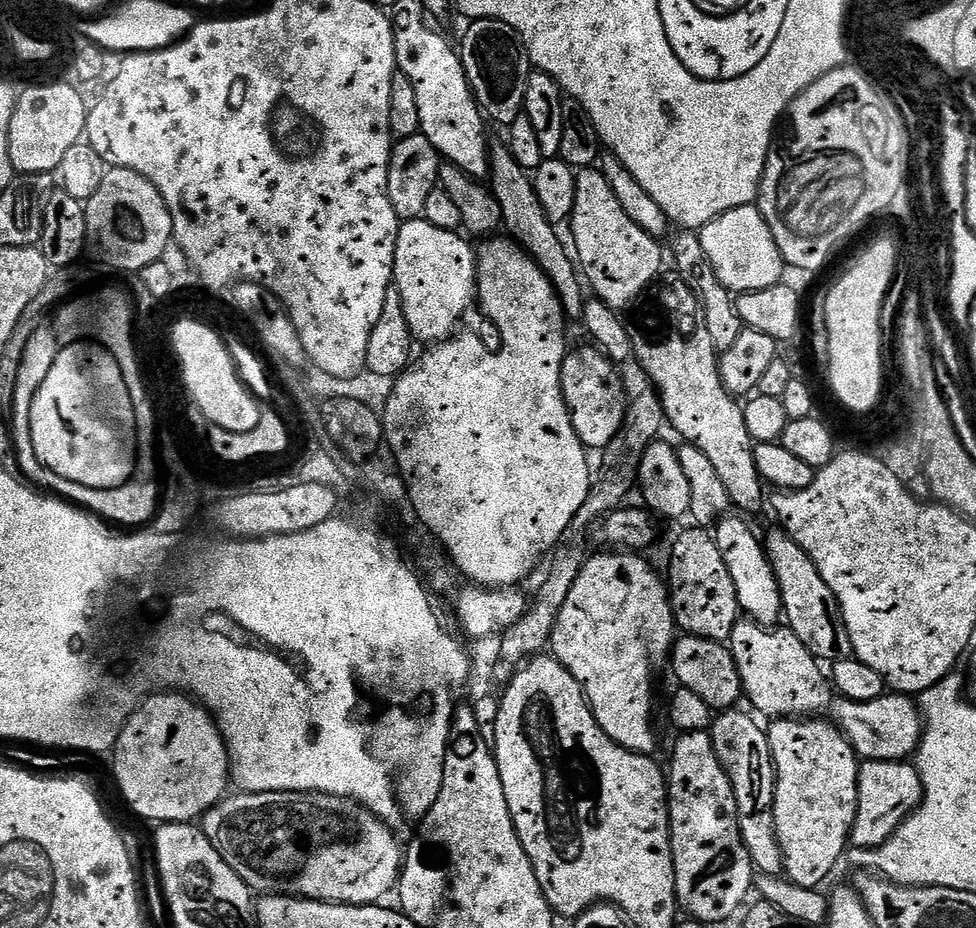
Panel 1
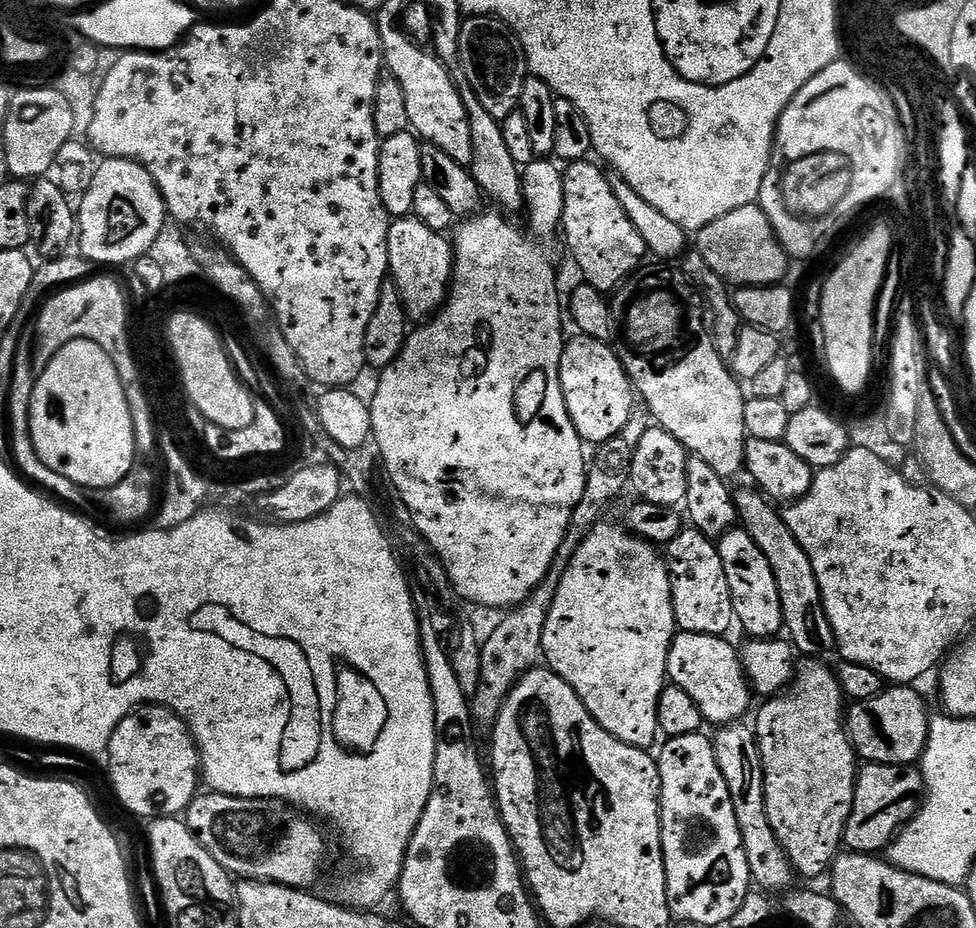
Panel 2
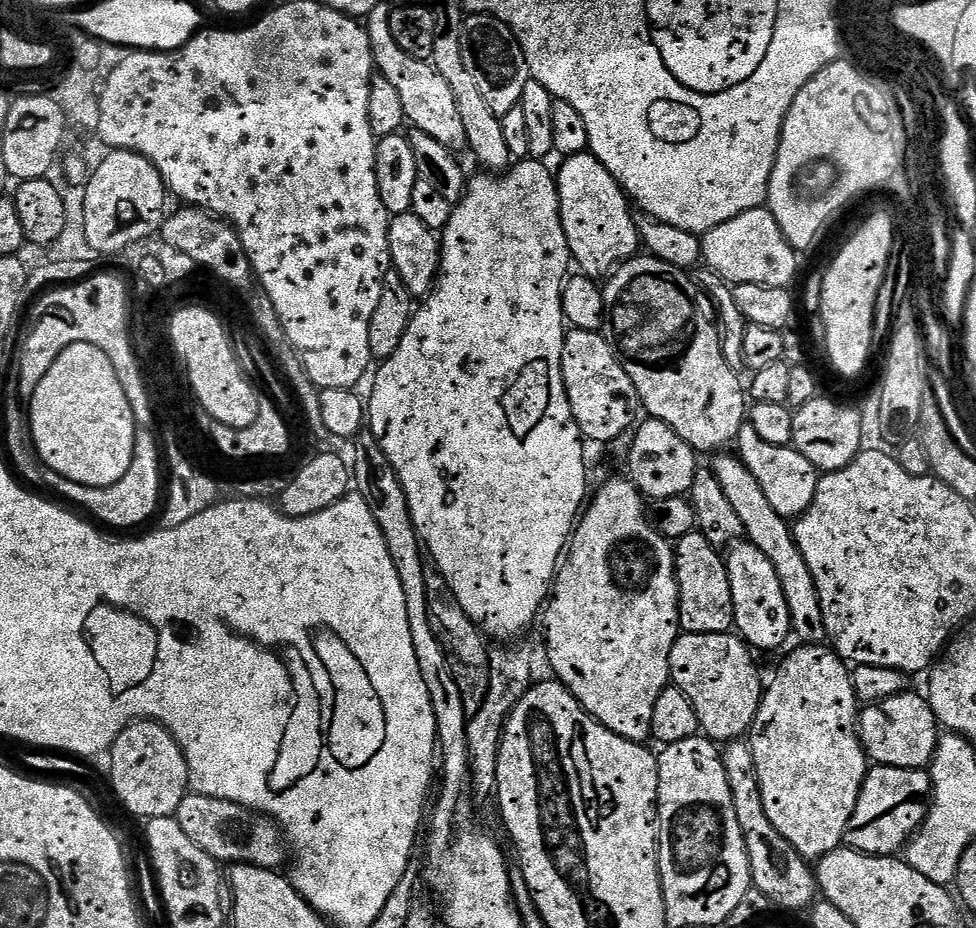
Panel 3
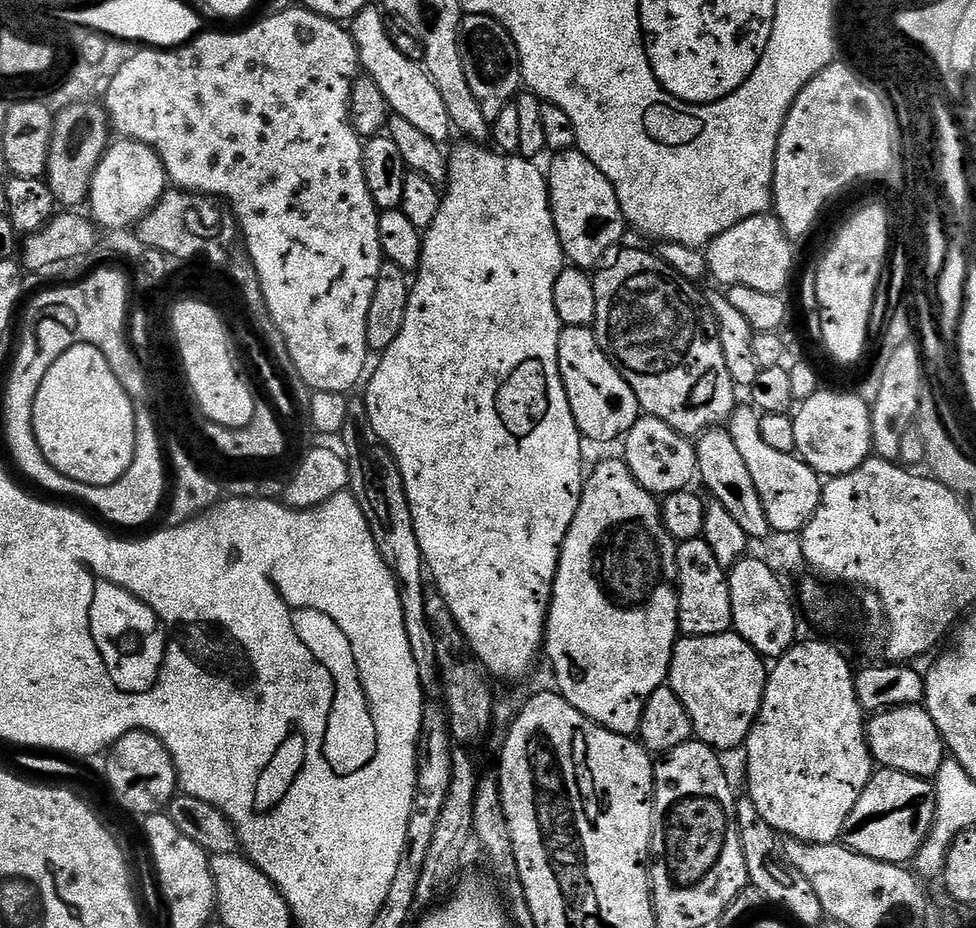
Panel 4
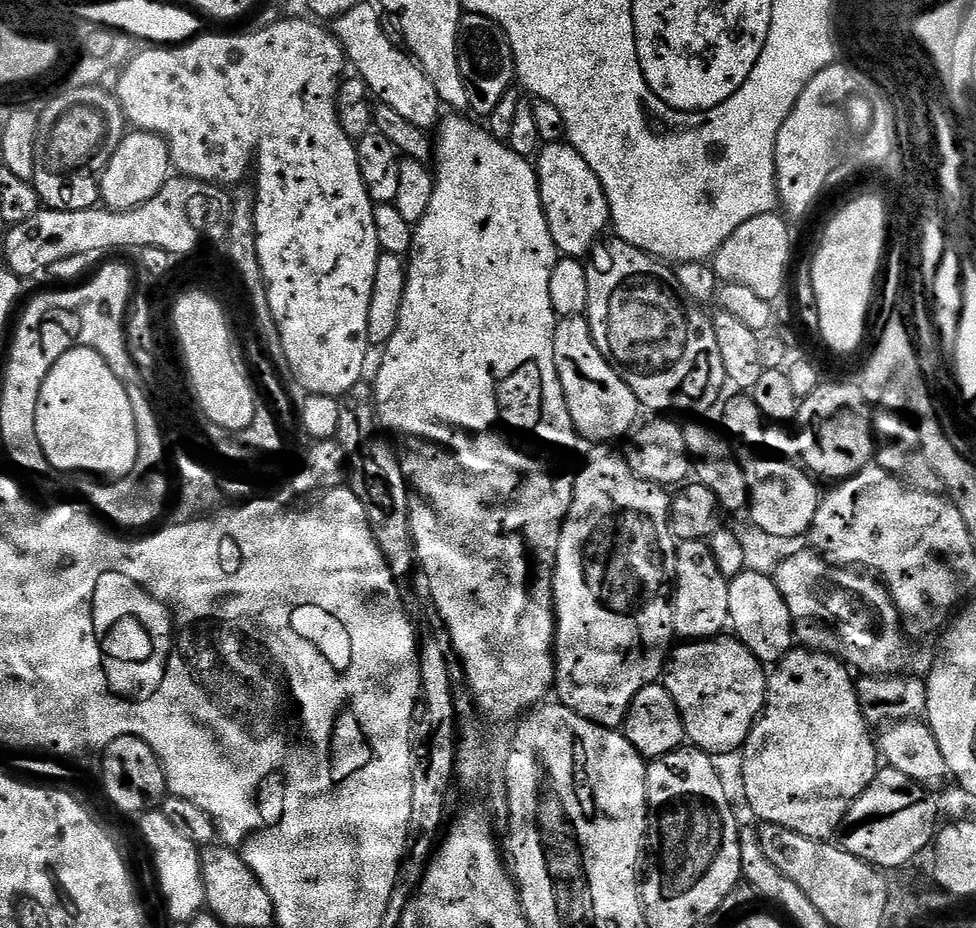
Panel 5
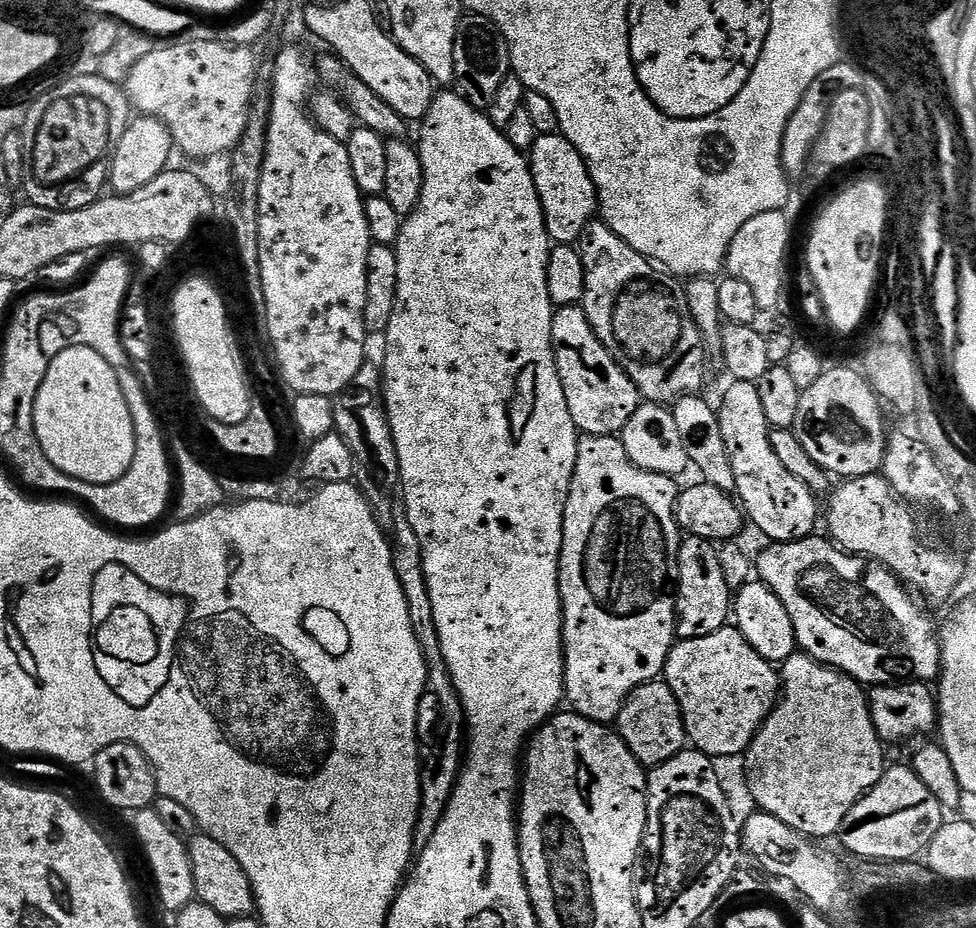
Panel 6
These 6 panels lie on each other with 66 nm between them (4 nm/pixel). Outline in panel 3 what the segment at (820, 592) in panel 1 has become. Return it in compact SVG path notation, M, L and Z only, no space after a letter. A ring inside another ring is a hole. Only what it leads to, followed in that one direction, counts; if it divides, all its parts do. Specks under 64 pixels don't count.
M716 454L711 457L712 473L714 478L718 478L718 486L722 486L726 499L730 502L732 509L738 513L738 519L742 521L747 543L758 546L758 550L762 550L762 554L766 554L766 558L770 558L770 562L774 566L774 574L778 574L778 582L782 582L782 594L786 594L786 606L790 610L790 622L795 639L798 638L797 641L800 644L824 644L828 635L826 634L826 622L822 618L818 590L814 578L810 574L810 566L806 566L806 558L802 558L802 550L798 550L789 521L784 520L782 514L778 514L774 510L774 506L770 506L770 501L766 499L762 486L758 486L758 478L754 478L754 474L750 474L750 470L740 461L739 455L724 455L728 454Z

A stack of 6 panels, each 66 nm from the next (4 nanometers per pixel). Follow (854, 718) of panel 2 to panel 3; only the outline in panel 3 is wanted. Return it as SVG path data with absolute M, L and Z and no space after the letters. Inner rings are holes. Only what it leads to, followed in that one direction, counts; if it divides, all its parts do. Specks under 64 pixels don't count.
M905 690L878 704L867 705L859 713L860 745L869 761L895 768L927 769L936 757L938 723L927 699L913 690ZM937 730L937 732L936 732Z

